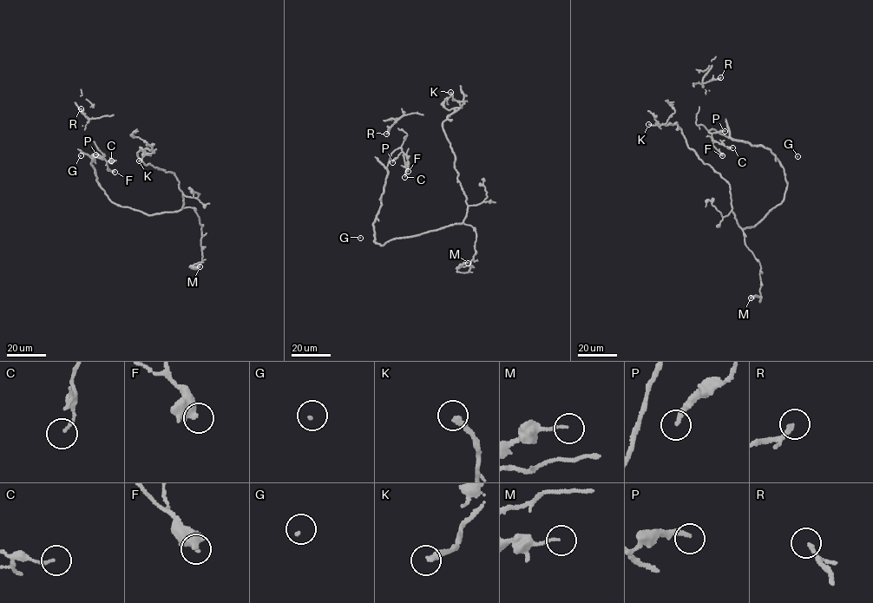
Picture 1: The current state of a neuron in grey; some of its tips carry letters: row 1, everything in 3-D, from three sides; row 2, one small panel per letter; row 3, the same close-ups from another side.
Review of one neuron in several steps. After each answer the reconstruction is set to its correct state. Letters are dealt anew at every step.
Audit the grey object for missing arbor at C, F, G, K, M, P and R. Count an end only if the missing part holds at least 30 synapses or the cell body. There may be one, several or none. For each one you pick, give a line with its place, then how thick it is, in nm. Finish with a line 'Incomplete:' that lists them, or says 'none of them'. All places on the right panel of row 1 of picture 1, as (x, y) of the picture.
G: at (797, 156); 90 nm thick
K: at (648, 124); 280 nm thick
R: at (720, 77); 220 nm thick
Incomplete: G, K, R

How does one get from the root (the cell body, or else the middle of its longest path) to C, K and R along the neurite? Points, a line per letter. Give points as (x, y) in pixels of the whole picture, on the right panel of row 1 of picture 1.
C: (764, 217), (784, 198), (787, 181), (784, 168), (776, 155), (762, 146), (708, 131), (712, 140), (732, 147)
K: (764, 217), (752, 227), (742, 230), (731, 210), (727, 182), (689, 148), (679, 127), (675, 123), (648, 124)
R: (764, 217), (784, 199), (786, 186), (776, 155), (762, 146), (696, 124), (703, 84), (720, 77)

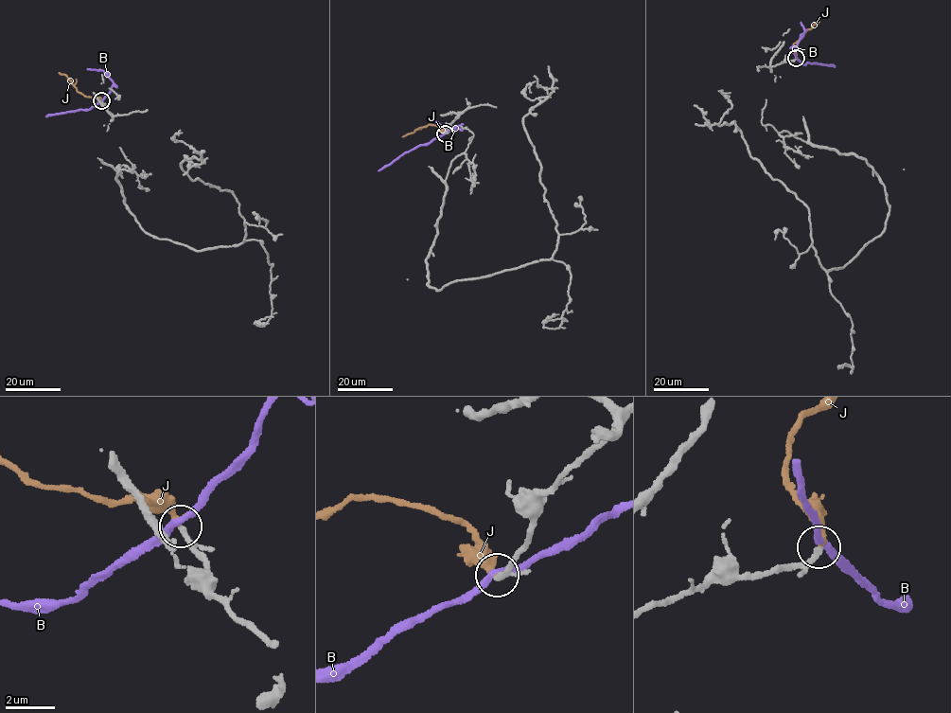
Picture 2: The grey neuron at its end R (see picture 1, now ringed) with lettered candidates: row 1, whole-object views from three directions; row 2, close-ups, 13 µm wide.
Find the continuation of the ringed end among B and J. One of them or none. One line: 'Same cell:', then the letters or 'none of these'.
Same cell: J

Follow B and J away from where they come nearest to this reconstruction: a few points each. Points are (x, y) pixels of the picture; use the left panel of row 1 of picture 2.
B: (101, 100), (88, 109), (45, 116)
J: (101, 101), (78, 92), (65, 75), (59, 73)

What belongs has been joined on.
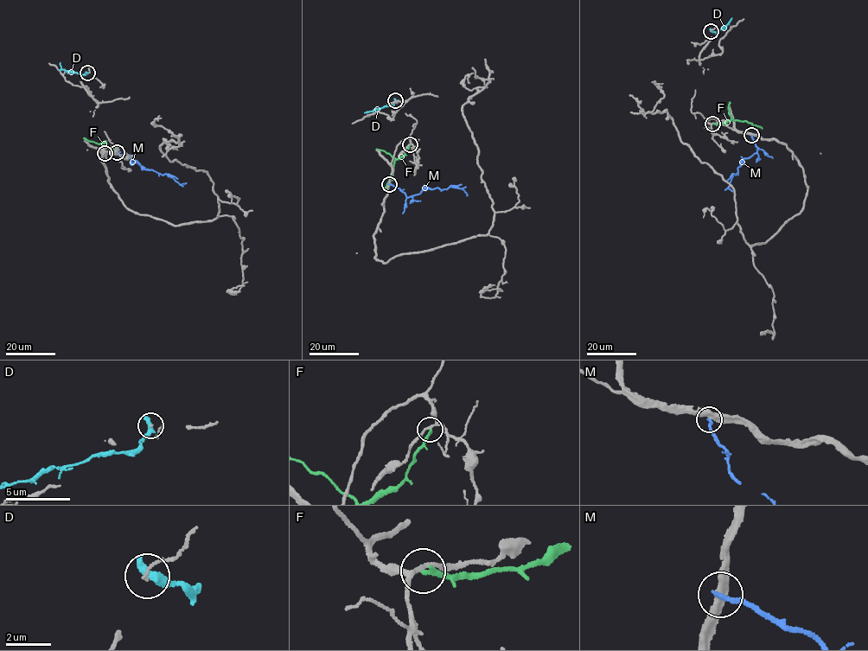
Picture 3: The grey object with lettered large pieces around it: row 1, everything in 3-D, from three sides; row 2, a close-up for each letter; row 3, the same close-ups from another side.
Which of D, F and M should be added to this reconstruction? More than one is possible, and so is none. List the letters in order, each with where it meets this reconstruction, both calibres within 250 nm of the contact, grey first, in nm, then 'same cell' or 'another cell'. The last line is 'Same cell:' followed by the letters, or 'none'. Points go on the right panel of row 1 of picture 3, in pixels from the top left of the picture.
D: contact (711, 31); calibres 70 and 480 nm; another cell
F: contact (712, 124); calibres 170 and 200 nm; another cell
M: contact (751, 135); calibres 440 and 220 nm; another cell
Same cell: none

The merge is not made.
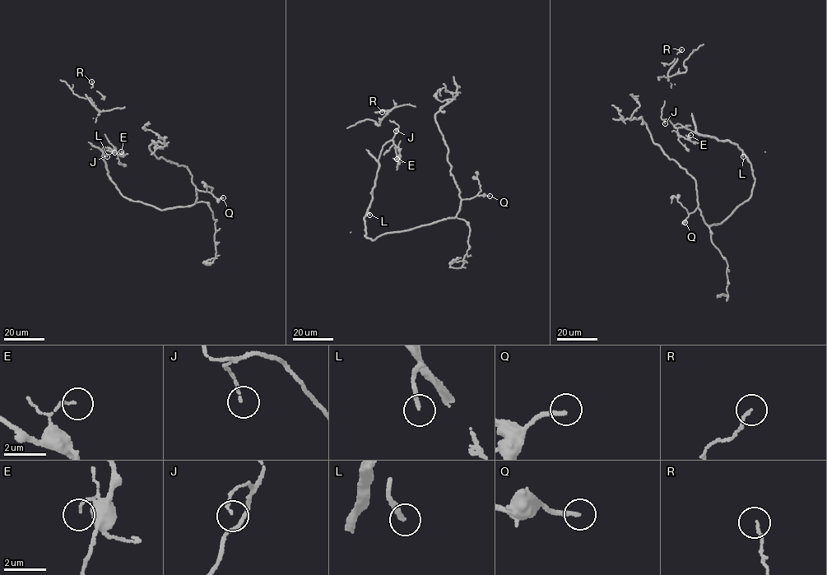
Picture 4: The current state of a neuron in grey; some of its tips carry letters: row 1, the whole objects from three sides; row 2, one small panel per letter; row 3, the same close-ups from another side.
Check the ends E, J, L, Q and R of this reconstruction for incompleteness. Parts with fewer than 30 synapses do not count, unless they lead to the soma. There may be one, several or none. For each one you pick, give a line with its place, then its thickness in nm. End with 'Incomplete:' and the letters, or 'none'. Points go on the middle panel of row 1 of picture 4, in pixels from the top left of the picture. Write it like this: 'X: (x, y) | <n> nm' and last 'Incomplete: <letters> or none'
Q: (490, 196) | 190 nm
Incomplete: Q

